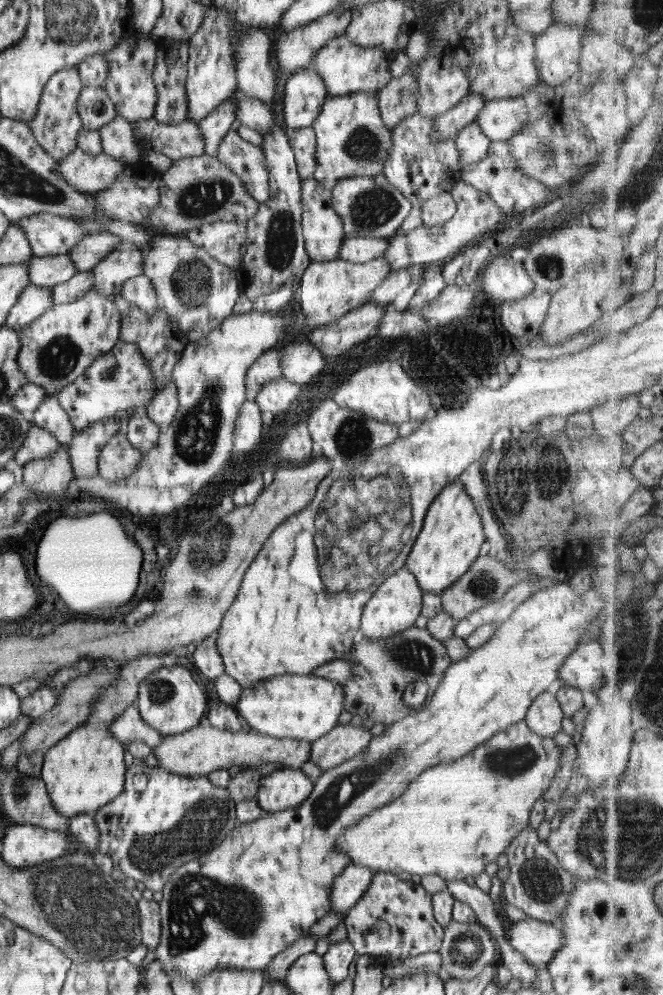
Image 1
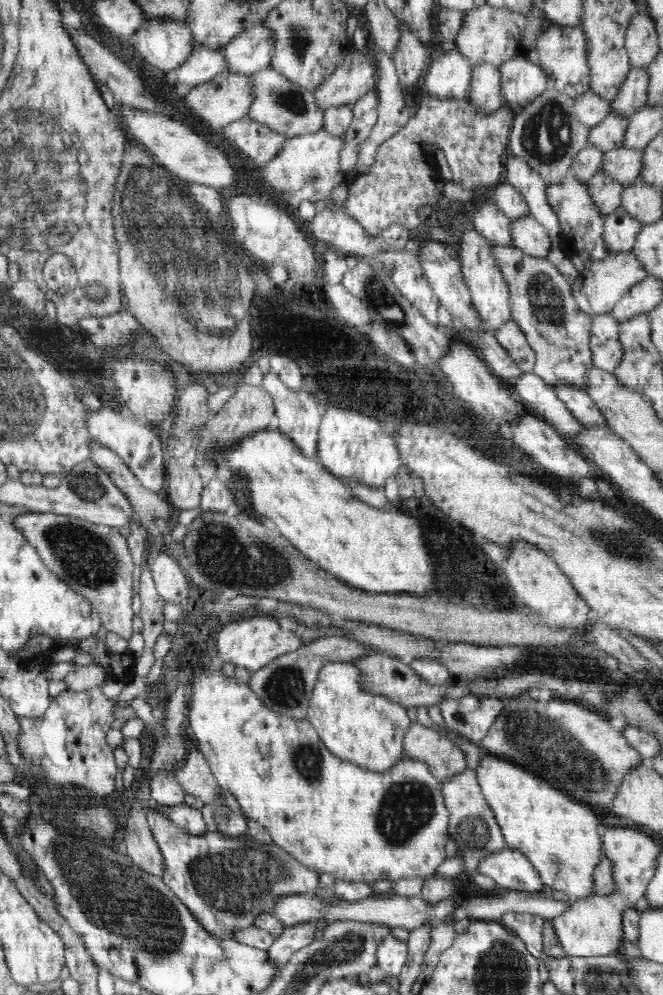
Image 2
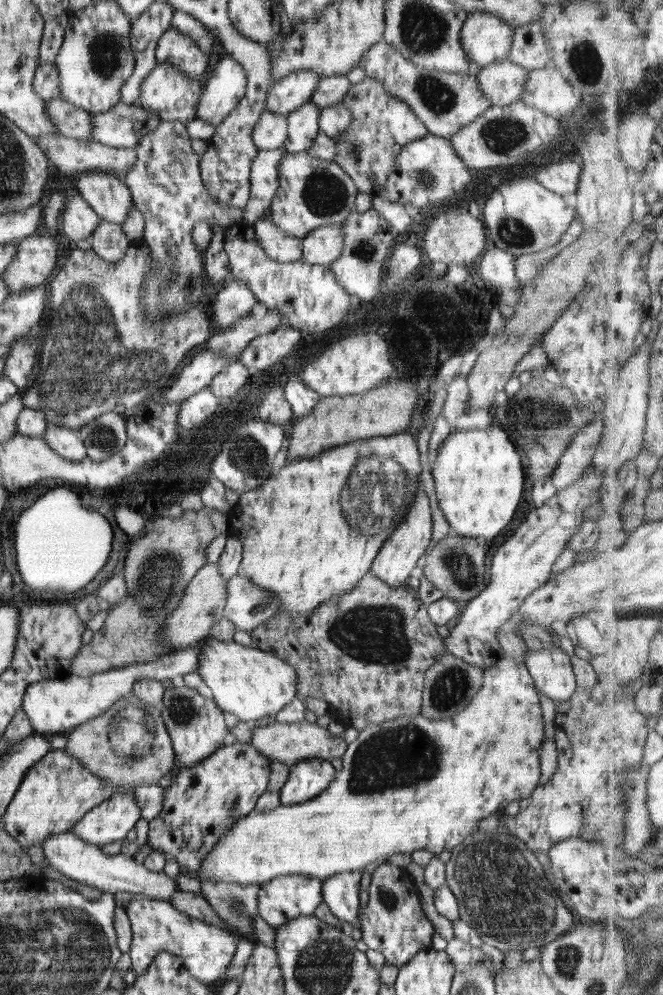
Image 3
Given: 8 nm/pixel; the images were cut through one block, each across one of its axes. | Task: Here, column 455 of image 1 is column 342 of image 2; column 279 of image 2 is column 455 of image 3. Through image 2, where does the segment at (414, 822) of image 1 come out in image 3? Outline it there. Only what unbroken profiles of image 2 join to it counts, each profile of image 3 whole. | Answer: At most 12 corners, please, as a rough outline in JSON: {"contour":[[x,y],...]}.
{"contour":[[502,658],[452,718],[394,715],[315,798],[238,819],[200,878],[439,855],[540,782]]}

